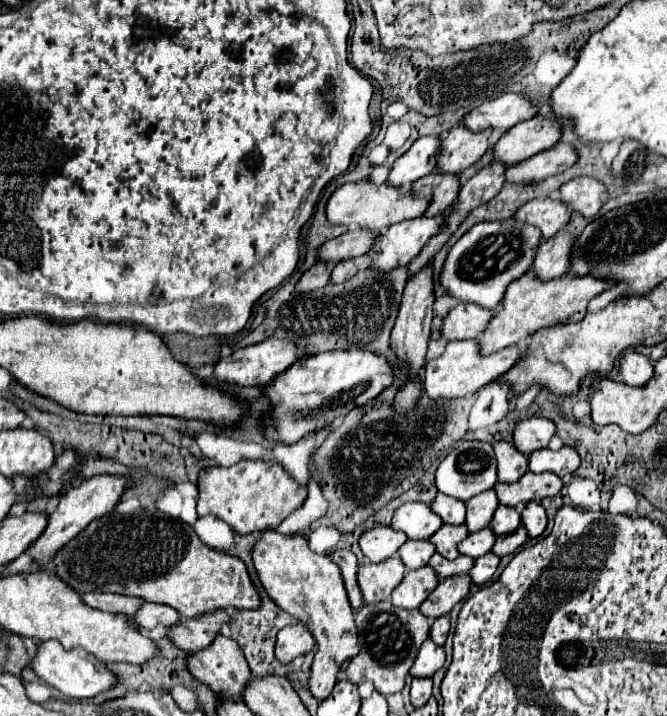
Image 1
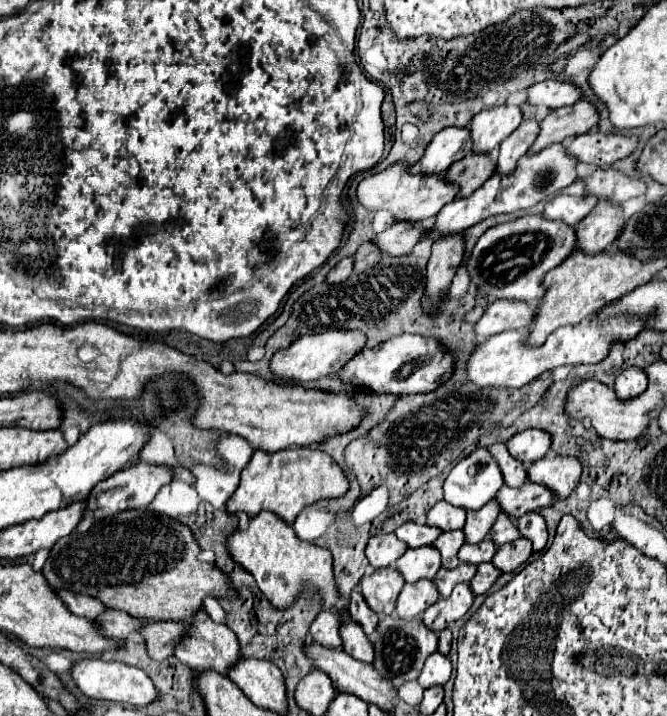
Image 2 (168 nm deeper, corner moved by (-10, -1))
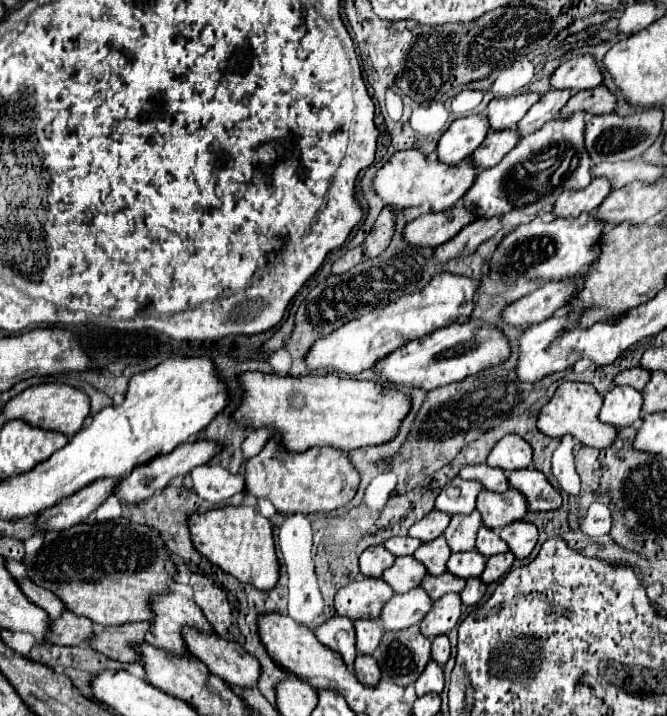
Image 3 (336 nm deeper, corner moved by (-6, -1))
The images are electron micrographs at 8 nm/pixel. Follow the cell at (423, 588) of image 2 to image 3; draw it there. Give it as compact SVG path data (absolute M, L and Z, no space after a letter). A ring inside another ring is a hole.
M414 587L408 593L396 593L386 607L382 609L382 621L384 629L398 631L406 629L414 623L420 623L420 619L432 609L432 599L422 591L422 587Z

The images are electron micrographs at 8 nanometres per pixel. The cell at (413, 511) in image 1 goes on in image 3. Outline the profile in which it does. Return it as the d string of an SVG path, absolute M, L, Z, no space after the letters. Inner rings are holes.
M406 535L406 537L390 537L384 545L388 547L388 551L392 551L396 557L400 557L400 555L412 555L420 547L420 543L422 543L420 539Z

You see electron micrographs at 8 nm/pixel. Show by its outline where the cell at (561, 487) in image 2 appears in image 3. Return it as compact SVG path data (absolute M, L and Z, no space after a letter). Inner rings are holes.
M526 467L508 473L510 487L522 491L530 511L554 511L562 505L562 495L536 467Z

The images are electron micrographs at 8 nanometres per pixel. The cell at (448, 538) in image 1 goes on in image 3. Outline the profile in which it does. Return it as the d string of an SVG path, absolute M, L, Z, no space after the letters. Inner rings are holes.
M442 535L436 537L436 539L432 539L432 541L422 543L418 547L418 551L414 553L414 557L420 563L426 565L426 569L428 569L430 575L442 575L446 571L446 563L448 563L450 555L452 555L452 551L450 551L446 539L442 539Z

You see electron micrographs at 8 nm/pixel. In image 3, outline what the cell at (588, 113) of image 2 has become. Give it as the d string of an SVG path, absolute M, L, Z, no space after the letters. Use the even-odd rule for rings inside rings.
M600 85L596 89L572 95L566 107L560 111L560 119L572 117L578 111L588 115L606 115L614 111L614 105L616 105L616 97L606 87Z

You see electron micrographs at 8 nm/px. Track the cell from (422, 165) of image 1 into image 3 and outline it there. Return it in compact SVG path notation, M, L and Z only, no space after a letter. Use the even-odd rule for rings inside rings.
M470 115L452 121L446 133L440 137L436 145L436 157L442 163L454 165L470 157L488 133L486 115Z

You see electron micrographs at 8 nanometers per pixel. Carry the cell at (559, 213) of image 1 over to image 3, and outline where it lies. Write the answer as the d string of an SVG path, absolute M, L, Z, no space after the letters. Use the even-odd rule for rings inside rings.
M596 177L592 183L578 191L564 191L554 203L556 217L578 217L580 213L592 213L610 193L608 179Z

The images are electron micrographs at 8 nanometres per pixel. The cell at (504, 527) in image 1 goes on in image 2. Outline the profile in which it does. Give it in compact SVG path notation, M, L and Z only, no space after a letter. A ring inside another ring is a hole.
M500 513L498 519L496 519L496 523L494 523L492 529L490 529L490 539L494 541L494 545L500 547L500 545L504 545L504 543L512 543L512 541L516 541L518 537L520 537L520 531L518 531L516 525L512 523L512 519L510 519L508 515Z

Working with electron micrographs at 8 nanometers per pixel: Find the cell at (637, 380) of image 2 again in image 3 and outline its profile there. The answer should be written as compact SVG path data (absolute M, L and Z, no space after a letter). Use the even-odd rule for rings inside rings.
M616 385L604 397L600 419L618 429L632 425L642 409L642 393L630 385Z

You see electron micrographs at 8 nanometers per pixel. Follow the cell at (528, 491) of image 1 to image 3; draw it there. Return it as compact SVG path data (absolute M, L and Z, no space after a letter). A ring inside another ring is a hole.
M484 489L482 495L478 495L476 509L482 513L484 525L494 531L500 531L504 525L514 523L528 513L526 497L518 489L508 489L504 493Z

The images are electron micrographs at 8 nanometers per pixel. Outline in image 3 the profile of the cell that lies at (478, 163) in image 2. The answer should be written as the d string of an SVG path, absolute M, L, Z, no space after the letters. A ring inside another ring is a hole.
M506 129L500 133L488 133L486 139L482 141L482 145L470 157L474 161L474 167L480 171L494 167L518 143L518 139L520 137L514 129Z

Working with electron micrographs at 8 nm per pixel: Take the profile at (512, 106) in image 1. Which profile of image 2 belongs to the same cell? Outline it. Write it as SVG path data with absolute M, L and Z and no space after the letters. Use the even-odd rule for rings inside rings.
M546 79L542 83L536 83L528 89L528 103L532 105L544 105L548 109L558 109L564 105L572 105L582 97L582 91L568 81L556 81L556 79Z

